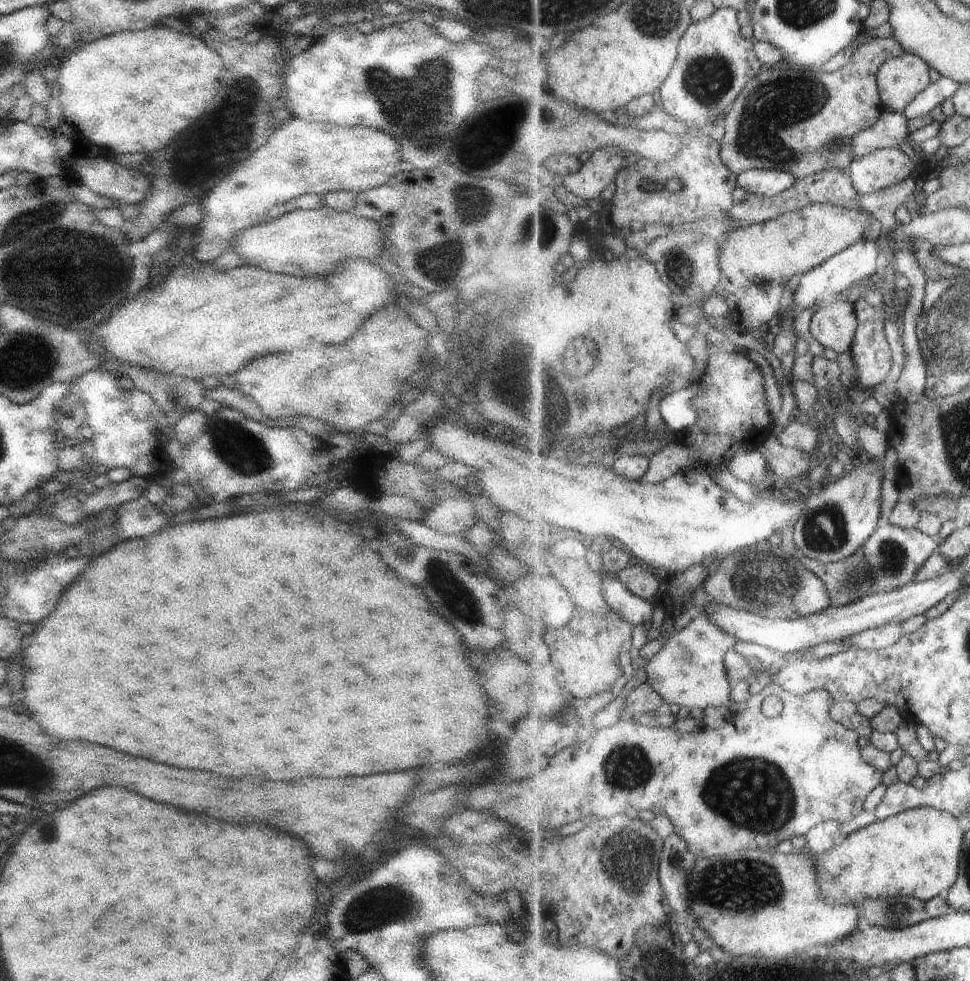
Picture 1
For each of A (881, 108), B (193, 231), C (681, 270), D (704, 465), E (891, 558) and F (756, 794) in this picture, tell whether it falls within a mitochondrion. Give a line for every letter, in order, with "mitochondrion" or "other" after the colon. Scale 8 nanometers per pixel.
A: other
B: other
C: mitochondrion
D: other
E: mitochondrion
F: mitochondrion

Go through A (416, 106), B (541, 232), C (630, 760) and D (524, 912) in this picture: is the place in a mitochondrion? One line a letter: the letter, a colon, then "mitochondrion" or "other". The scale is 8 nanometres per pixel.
A: mitochondrion
B: mitochondrion
C: mitochondrion
D: other

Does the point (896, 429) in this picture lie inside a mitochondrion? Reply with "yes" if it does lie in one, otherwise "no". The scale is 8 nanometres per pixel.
no

